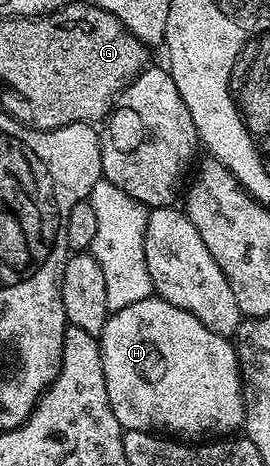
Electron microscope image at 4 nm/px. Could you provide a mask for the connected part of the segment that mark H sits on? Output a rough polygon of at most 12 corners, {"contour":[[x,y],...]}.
{"contour":[[157,297],[107,318],[123,429],[230,437],[233,342]]}

